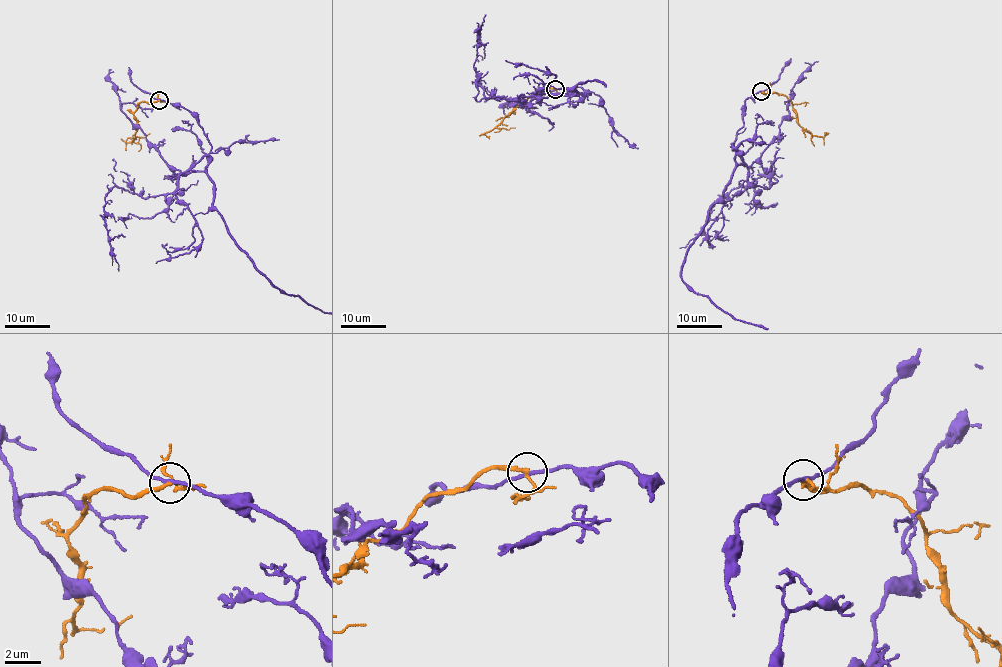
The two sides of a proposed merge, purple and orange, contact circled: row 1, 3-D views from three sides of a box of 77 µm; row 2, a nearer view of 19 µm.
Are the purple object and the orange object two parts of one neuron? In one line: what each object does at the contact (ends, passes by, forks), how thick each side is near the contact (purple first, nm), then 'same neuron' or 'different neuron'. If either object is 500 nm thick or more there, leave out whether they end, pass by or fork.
purple passes by; orange passes by; 190 nm thick on the purple side, 180 nm on the other; different neuron

